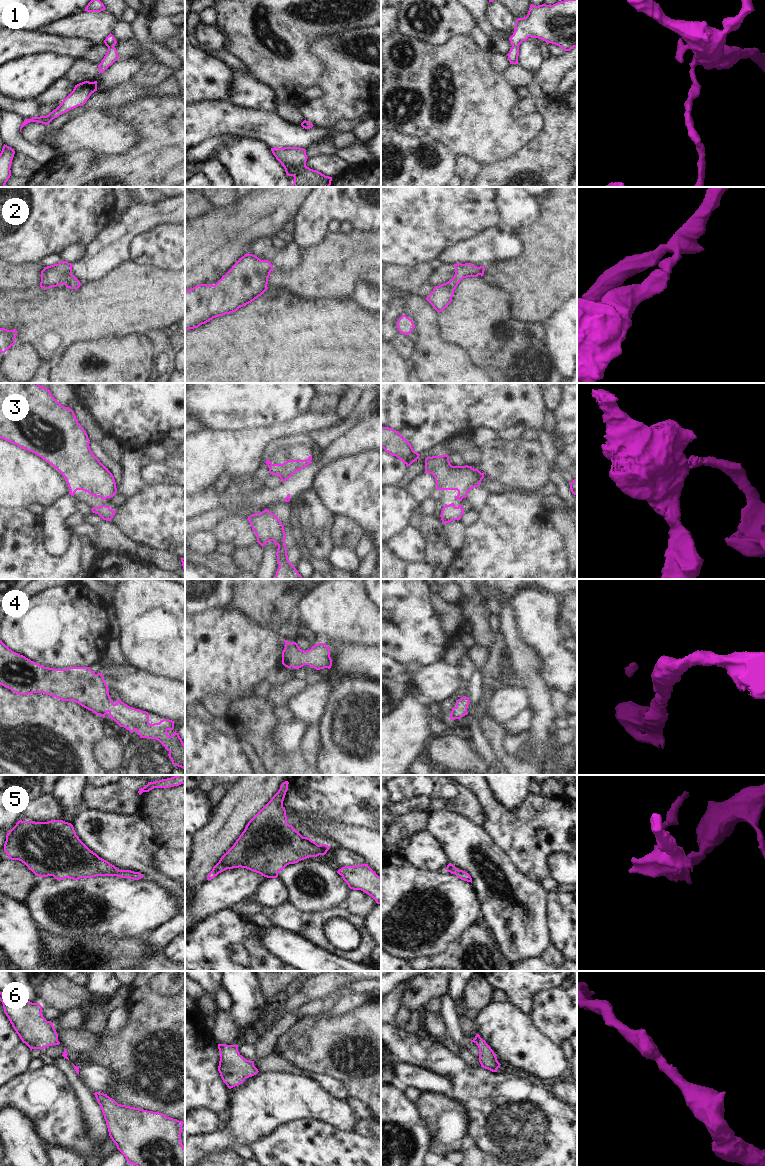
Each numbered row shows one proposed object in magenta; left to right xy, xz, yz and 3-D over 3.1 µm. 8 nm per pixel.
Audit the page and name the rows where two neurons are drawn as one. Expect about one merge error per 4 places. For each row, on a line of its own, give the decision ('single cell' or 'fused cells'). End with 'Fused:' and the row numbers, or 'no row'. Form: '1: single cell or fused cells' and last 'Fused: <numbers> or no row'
1: single cell
2: single cell
3: single cell
4: single cell
5: single cell
6: single cell
Fused: no row

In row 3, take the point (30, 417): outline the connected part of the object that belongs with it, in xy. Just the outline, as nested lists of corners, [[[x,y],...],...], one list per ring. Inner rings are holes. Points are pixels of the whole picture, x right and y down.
[[[0,383],[0,438],[38,455],[57,469],[65,478],[71,496],[77,490],[83,490],[106,500],[117,493],[114,476],[92,453],[88,435],[78,423],[74,411],[62,406],[49,389],[38,383]]]

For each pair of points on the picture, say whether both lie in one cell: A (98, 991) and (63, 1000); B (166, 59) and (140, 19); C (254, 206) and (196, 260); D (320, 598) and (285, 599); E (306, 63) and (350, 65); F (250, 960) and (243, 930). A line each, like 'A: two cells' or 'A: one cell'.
A: two cells
B: one cell
C: one cell
D: two cells
E: two cells
F: one cell

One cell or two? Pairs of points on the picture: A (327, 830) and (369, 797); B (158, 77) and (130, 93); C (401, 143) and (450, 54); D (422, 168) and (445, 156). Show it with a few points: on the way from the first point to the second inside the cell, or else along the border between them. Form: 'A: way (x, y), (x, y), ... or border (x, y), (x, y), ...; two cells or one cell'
A: border (315, 817), (359, 824), (361, 826); two cells
B: border (163, 81), (147, 88), (140, 88), (135, 84); two cells
C: border (391, 130), (408, 136), (428, 136); two cells
D: way (428, 165), (439, 159); one cell

